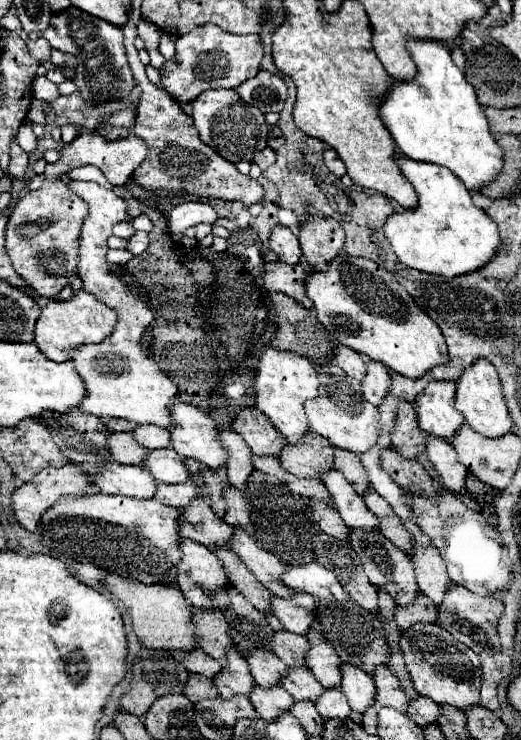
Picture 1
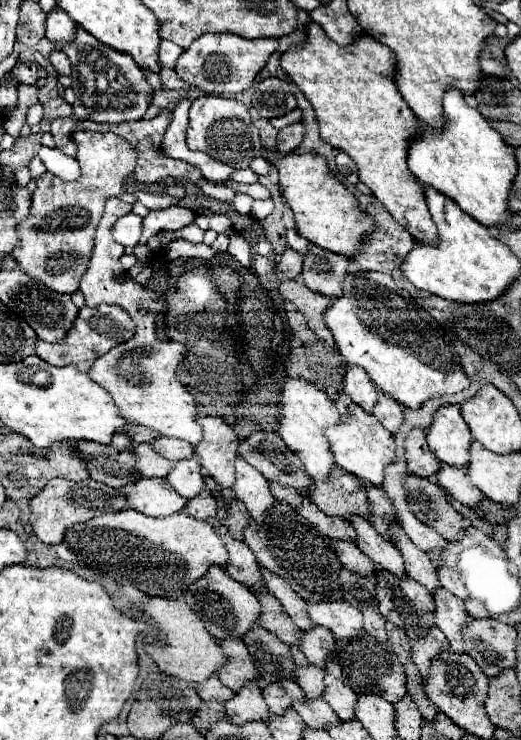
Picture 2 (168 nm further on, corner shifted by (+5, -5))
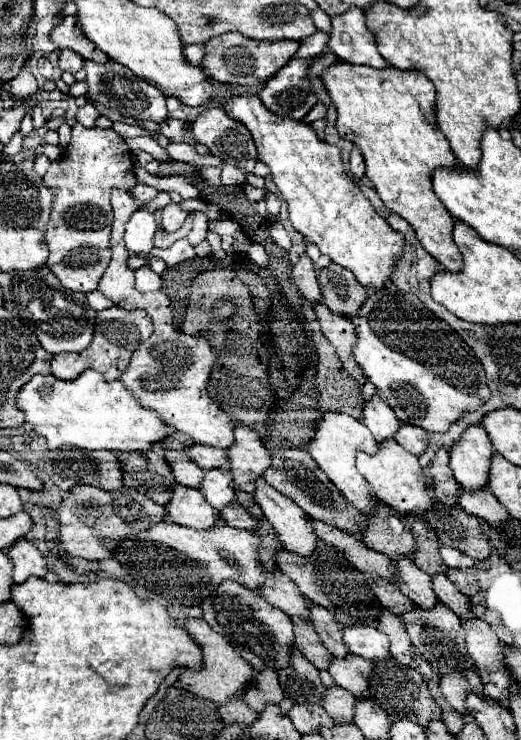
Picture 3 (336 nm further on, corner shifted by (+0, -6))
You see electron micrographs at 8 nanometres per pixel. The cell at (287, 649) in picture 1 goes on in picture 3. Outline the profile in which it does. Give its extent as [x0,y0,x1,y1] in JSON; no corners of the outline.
[323,687,357,723]

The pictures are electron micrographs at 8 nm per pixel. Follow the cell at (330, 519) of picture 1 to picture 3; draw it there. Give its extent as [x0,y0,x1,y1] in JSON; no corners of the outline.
[371,583,415,617]

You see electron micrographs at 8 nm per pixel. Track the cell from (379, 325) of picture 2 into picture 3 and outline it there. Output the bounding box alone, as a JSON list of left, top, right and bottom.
[353,285,491,433]

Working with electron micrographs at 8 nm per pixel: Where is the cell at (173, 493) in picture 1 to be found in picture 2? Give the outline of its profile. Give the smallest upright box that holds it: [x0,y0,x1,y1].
[184,490,216,520]

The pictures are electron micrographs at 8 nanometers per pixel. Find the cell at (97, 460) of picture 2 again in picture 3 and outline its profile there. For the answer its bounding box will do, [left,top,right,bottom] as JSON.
[121,445,177,505]

